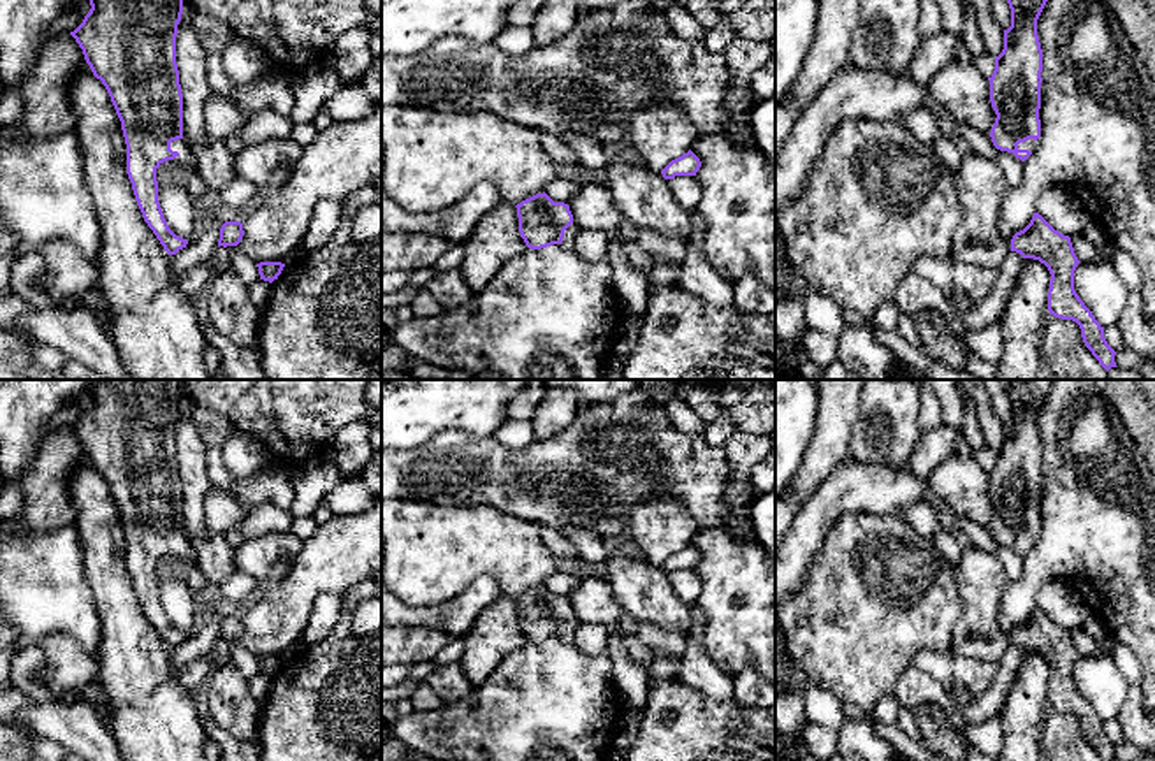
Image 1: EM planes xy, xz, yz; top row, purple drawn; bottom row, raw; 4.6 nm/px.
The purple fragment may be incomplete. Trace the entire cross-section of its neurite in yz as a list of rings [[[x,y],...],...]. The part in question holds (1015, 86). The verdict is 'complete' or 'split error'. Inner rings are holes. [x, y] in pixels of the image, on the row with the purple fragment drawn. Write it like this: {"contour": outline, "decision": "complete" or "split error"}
{"contour": [[[1007,0],[1011,26],[995,58],[990,102],[997,114],[990,137],[997,149],[1025,162],[1041,137],[1042,49],[1037,19],[1048,0]]], "decision": "split error"}

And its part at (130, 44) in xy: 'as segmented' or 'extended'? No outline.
extended

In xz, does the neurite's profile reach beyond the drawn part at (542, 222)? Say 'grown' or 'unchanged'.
grown

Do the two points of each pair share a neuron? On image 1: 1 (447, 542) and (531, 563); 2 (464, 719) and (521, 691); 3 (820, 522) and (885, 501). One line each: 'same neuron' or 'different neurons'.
1: same neuron
2: same neuron
3: same neuron

